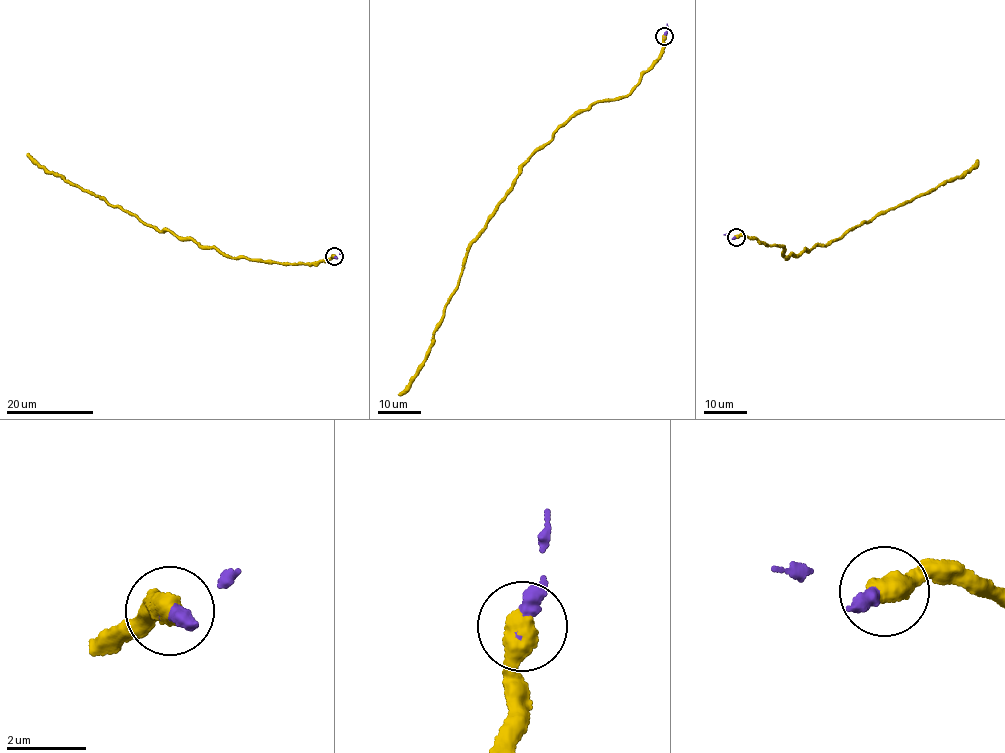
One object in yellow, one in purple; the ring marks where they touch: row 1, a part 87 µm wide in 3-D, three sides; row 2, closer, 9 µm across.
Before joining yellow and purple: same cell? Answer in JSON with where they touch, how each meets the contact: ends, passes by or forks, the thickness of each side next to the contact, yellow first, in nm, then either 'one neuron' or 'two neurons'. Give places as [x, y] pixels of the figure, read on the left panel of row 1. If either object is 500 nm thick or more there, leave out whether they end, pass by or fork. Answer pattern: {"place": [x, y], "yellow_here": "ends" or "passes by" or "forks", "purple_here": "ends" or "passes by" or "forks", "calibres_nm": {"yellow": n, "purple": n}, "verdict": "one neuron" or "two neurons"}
{"place": [334, 256], "calibres_nm": {"yellow": 550, "purple": 480}, "verdict": "one neuron"}

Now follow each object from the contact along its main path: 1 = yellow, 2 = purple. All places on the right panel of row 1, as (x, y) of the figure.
1: (735, 237), (783, 246), (781, 256), (785, 259), (816, 245), (826, 246), (881, 214), (956, 179), (977, 160)
2: (735, 237), (723, 234)

